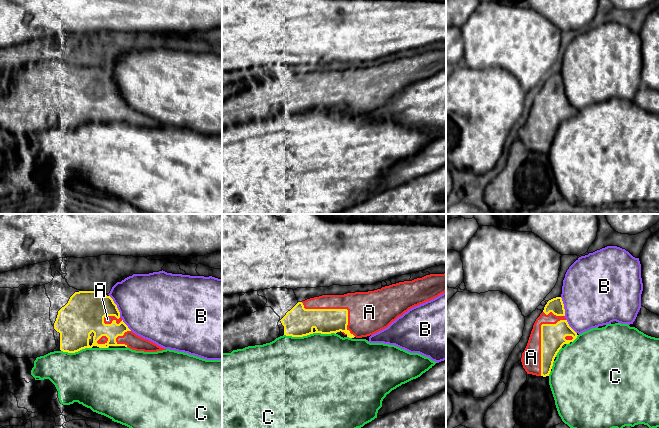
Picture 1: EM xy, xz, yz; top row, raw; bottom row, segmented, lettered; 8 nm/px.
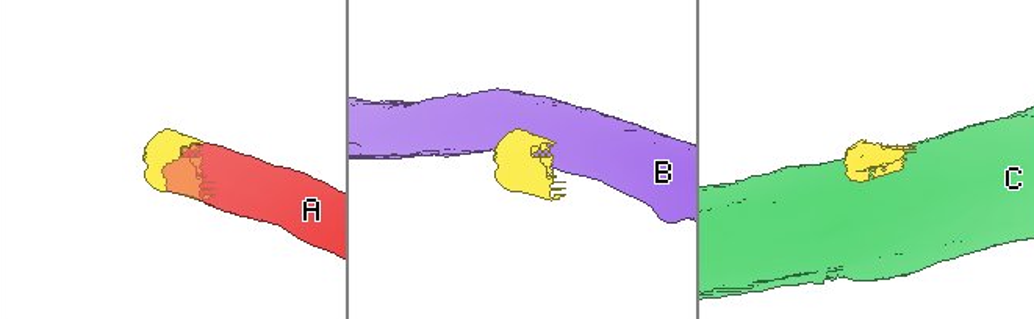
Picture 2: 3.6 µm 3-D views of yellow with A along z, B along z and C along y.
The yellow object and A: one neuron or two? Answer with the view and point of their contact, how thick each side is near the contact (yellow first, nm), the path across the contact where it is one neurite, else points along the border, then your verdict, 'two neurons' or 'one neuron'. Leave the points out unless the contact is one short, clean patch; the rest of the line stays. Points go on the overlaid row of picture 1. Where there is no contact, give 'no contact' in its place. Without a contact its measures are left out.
xz (337, 309) | 200/340 nm | one neuron

